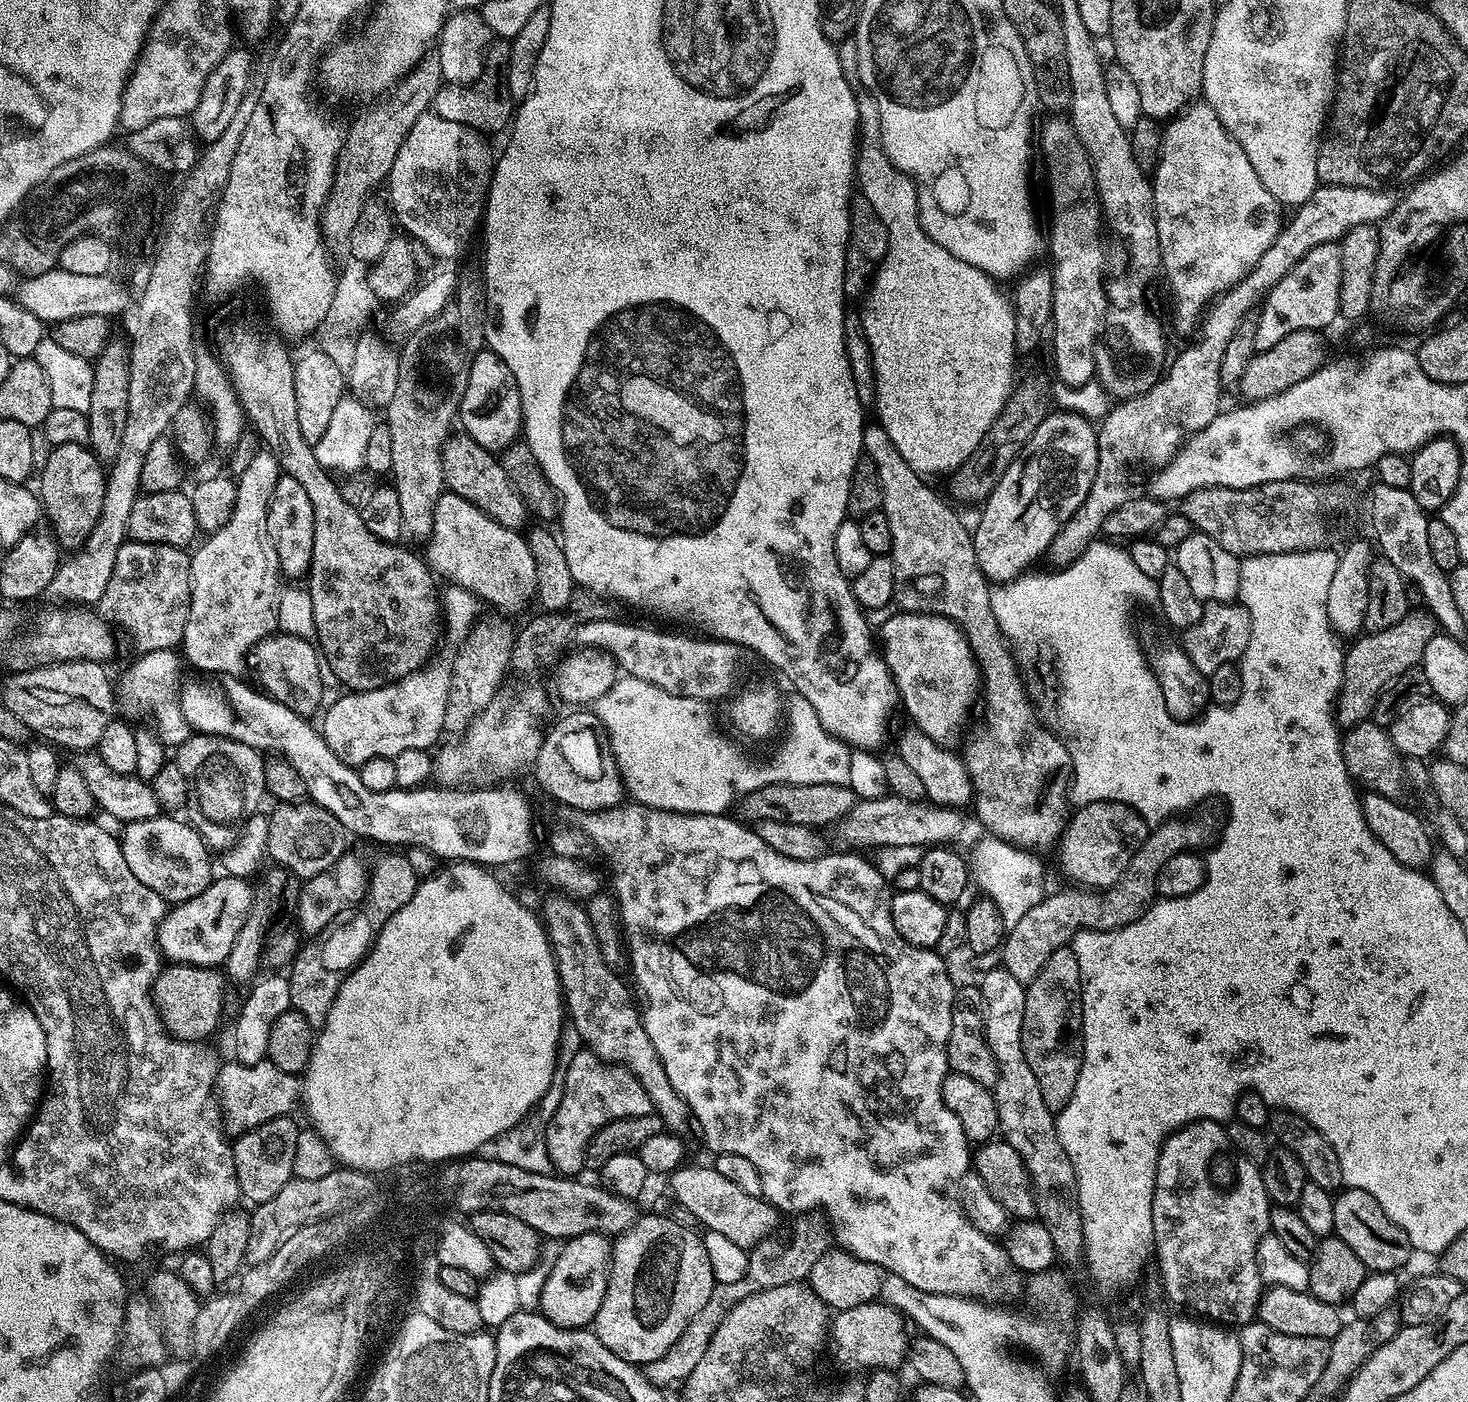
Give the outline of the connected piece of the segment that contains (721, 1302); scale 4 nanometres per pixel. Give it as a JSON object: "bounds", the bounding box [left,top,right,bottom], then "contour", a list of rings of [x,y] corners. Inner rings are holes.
{"bounds":[676,1218,828,1371],"contour":[[[800,1218],[794,1226],[794,1236],[792,1244],[784,1244],[776,1241],[776,1238],[769,1238],[762,1243],[756,1245],[749,1251],[749,1266],[746,1275],[741,1281],[734,1283],[720,1283],[712,1288],[710,1298],[706,1305],[698,1310],[697,1314],[691,1319],[686,1326],[686,1330],[679,1336],[676,1346],[684,1344],[684,1340],[688,1340],[688,1344],[692,1344],[692,1348],[696,1348],[696,1356],[692,1356],[692,1360],[688,1360],[688,1370],[692,1371],[698,1362],[702,1360],[709,1346],[709,1338],[712,1336],[716,1326],[720,1324],[722,1318],[740,1301],[744,1301],[750,1294],[760,1293],[763,1289],[773,1289],[774,1286],[790,1285],[805,1281],[810,1270],[813,1269],[814,1263],[818,1262],[818,1258],[828,1250],[827,1235],[810,1221],[808,1218]],[[700,1316],[704,1316],[704,1324],[700,1324]]]}

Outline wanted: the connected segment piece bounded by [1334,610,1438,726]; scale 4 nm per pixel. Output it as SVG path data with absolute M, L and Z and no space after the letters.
M1410 610L1401 620L1394 622L1394 626L1377 632L1369 631L1368 636L1353 639L1352 649L1344 652L1344 676L1340 679L1340 690L1334 705L1337 725L1351 726L1369 719L1376 707L1376 697L1403 672L1409 672L1423 661L1430 638L1437 634L1438 625L1431 612Z

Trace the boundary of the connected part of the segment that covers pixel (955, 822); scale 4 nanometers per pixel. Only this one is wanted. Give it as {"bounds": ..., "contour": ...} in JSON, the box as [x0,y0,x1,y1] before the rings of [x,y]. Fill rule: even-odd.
{"bounds":[834,794,964,850],"contour":[[[891,794],[873,800],[857,799],[857,802],[847,814],[845,814],[835,825],[834,830],[840,835],[840,840],[848,850],[864,850],[860,848],[893,848],[894,846],[940,846],[952,839],[964,828],[963,811],[954,808],[944,808],[941,804],[923,802],[921,800],[903,800]]]}

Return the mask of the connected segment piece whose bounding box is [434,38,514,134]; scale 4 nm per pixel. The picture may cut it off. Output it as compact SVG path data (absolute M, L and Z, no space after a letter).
M493 39L490 55L484 66L484 73L473 84L445 83L436 91L434 111L437 116L446 118L446 122L458 122L470 126L481 134L500 132L509 127L514 119L514 101L508 71L512 61L512 44L507 39Z

